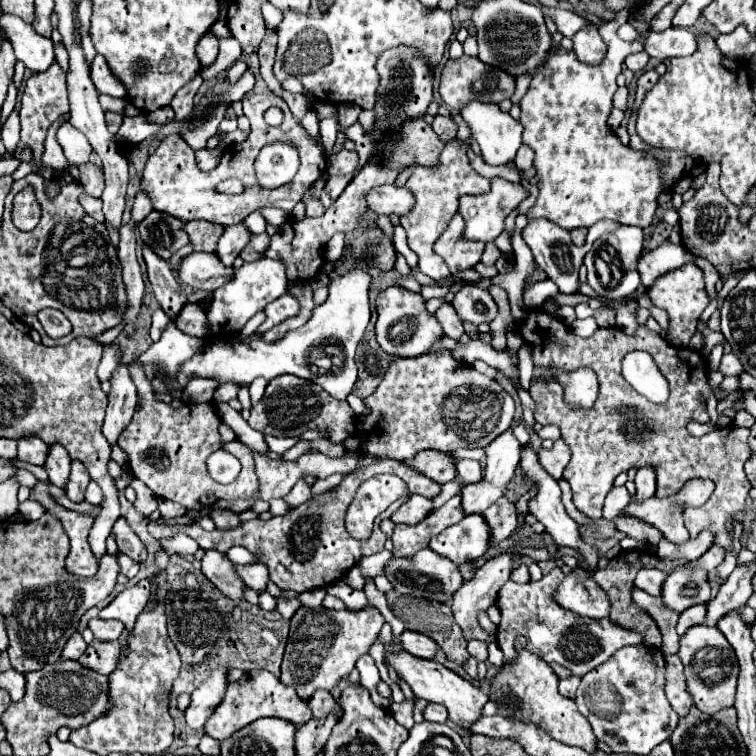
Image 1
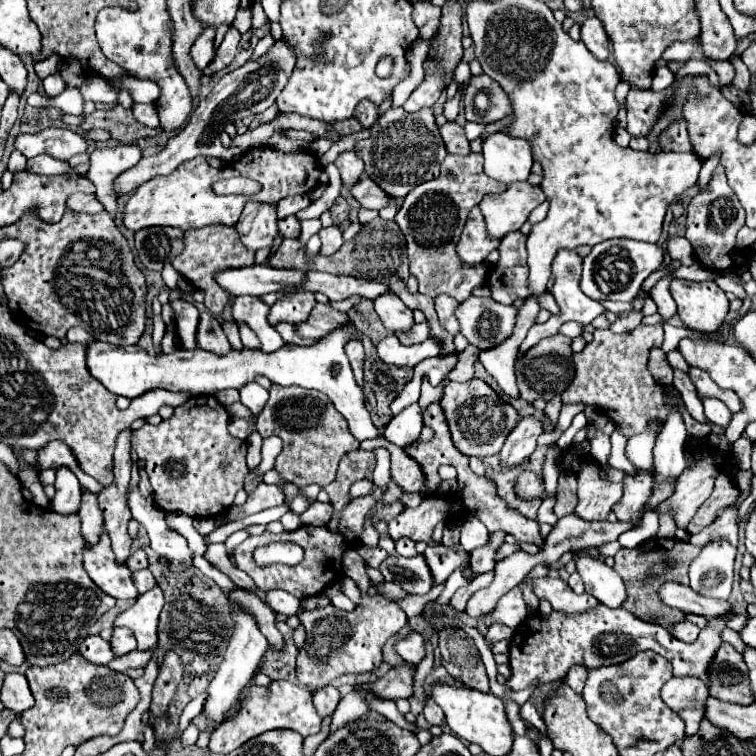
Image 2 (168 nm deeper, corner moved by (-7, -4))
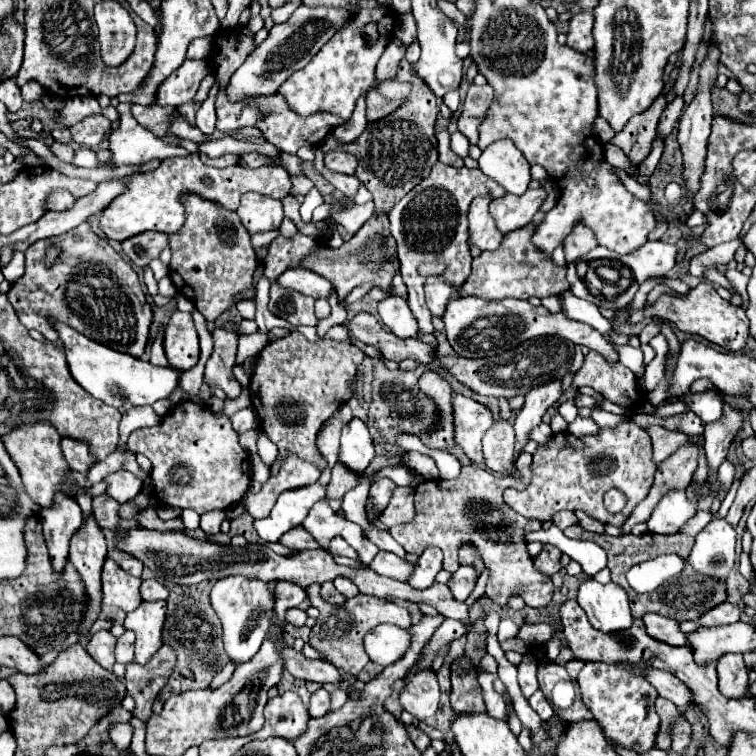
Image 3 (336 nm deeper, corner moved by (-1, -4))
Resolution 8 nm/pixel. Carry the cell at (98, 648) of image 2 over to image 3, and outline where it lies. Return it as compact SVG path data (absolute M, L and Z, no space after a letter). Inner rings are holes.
M99 630L95 632L87 642L85 642L85 650L89 652L89 656L101 664L103 668L113 668L115 664L115 656L113 656L113 648L115 648L115 636L111 636L111 632L107 630Z

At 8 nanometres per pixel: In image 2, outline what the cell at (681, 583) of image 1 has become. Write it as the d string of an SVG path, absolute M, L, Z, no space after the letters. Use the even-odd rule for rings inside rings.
M715 538L701 548L699 556L691 562L689 578L691 588L703 596L727 600L733 586L733 564L737 548L723 538Z

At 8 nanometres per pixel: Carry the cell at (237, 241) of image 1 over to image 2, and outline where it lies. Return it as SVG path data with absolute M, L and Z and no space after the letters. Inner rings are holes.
M249 198L237 222L237 232L241 236L241 242L251 250L271 248L279 232L277 230L277 206Z

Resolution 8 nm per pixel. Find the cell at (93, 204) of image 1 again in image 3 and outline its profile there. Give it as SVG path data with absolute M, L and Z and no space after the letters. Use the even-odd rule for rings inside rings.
M53 190L47 200L47 210L69 210L75 204L75 198L67 190Z

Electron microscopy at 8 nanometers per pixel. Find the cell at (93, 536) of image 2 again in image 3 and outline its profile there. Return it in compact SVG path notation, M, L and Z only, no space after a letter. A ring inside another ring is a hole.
M89 514L81 528L73 534L69 550L69 560L77 568L85 582L85 588L89 590L89 614L85 614L85 626L81 626L81 634L87 634L101 610L101 562L105 560L105 556L105 536L93 514Z

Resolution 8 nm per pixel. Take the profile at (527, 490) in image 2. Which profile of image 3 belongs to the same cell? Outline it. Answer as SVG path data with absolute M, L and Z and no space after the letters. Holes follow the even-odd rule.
M625 420L615 428L601 428L595 436L575 438L573 434L555 434L533 454L529 486L525 490L507 488L503 498L505 504L521 516L537 518L541 522L551 520L551 516L559 510L581 508L603 524L621 526L625 514L629 514L629 510L633 510L633 506L649 492L655 470L657 466L653 462L649 434L633 420ZM609 488L621 490L627 498L625 508L617 514L611 514L607 508L603 508L603 494Z

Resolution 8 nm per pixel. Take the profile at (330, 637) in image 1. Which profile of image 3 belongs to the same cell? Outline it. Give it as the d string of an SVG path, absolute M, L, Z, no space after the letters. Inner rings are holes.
M357 594L355 598L345 600L345 604L341 608L329 608L329 604L323 602L319 596L317 598L311 596L311 604L315 608L319 608L319 618L317 618L315 626L311 628L311 636L309 636L311 646L321 652L323 660L331 662L339 670L345 670L347 674L359 674L365 668L365 664L369 662L369 658L365 656L363 638L375 626L379 626L379 624L395 624L399 628L411 626L411 618L405 608L397 606L391 600L383 600L383 598L375 598L375 596Z

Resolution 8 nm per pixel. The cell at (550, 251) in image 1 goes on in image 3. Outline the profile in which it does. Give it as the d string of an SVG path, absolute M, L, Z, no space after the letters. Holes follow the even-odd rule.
M571 290L561 292L559 298L561 298L561 312L567 318L577 320L577 322L583 322L583 324L589 324L589 326L593 326L599 332L611 334L613 342L617 342L617 344L627 344L627 336L625 334L613 334L611 322L599 312L599 308L593 302L587 302L587 300L577 298Z

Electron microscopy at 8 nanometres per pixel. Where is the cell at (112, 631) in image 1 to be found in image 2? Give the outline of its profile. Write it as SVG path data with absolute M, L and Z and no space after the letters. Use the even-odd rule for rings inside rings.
M115 628L113 638L111 638L111 644L113 644L113 652L115 652L115 656L129 654L129 652L133 652L133 650L137 648L135 636L133 636L131 630L127 630L127 628Z

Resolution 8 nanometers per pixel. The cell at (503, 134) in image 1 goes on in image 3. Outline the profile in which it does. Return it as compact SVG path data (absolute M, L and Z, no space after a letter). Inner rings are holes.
M497 140L489 144L479 156L479 168L499 182L509 194L523 194L531 182L529 162L513 140Z

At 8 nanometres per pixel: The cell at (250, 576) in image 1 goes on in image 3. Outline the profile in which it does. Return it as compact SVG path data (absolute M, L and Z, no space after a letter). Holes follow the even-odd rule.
M289 608L289 610L285 612L285 620L291 622L293 626L303 626L305 620L307 620L307 616L305 616L305 612L299 610L299 608Z

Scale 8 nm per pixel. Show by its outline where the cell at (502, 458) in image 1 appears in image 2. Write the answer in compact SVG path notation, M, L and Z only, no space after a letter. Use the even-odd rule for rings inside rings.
M533 416L521 418L517 422L517 426L511 430L511 434L507 436L507 440L503 444L503 450L499 452L501 462L507 468L517 466L517 464L523 464L527 460L527 456L535 450L537 438L543 432L545 432L545 428L543 428L543 422L541 420L537 420Z

